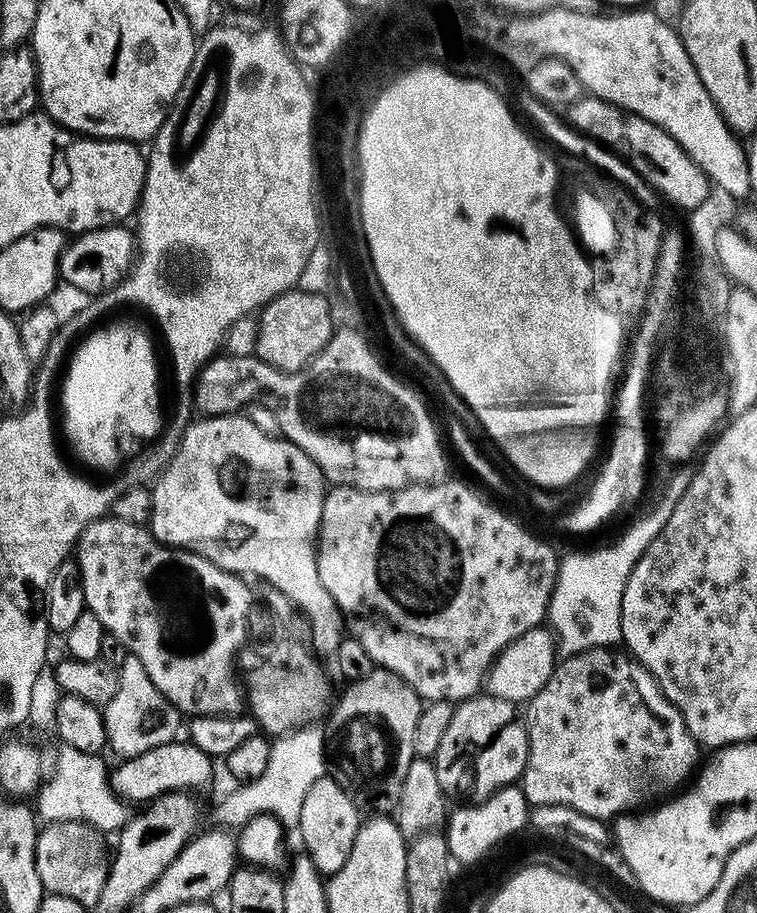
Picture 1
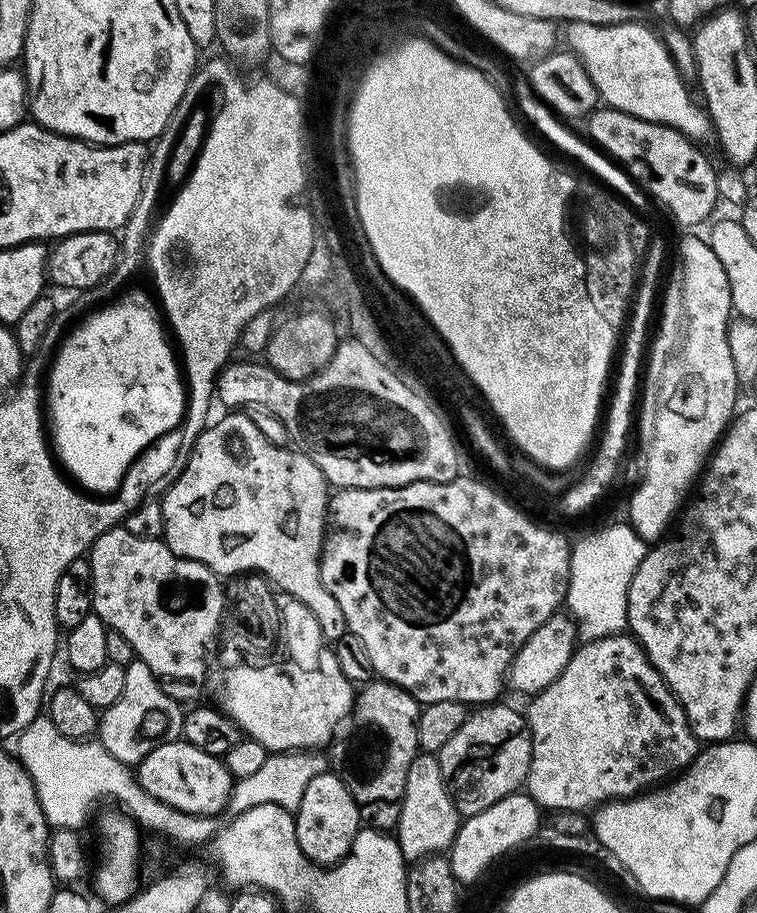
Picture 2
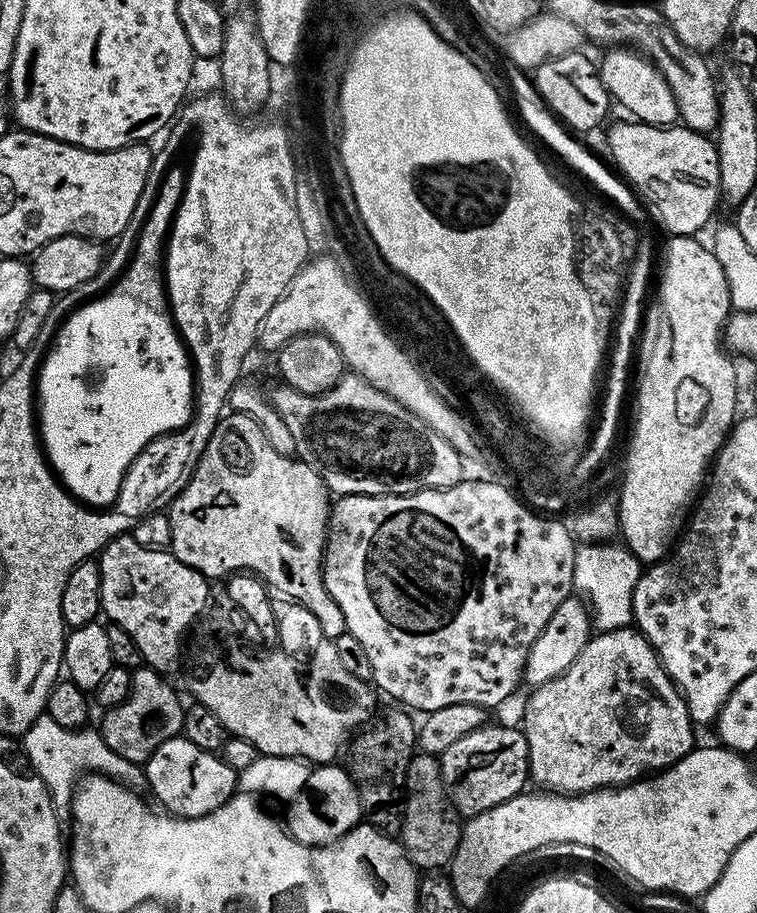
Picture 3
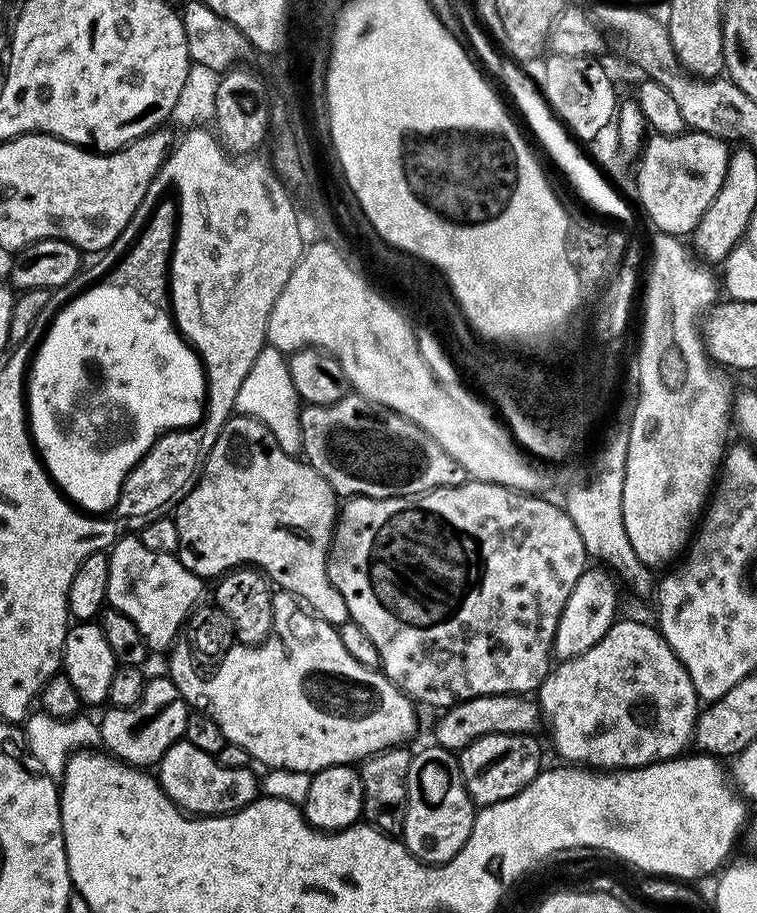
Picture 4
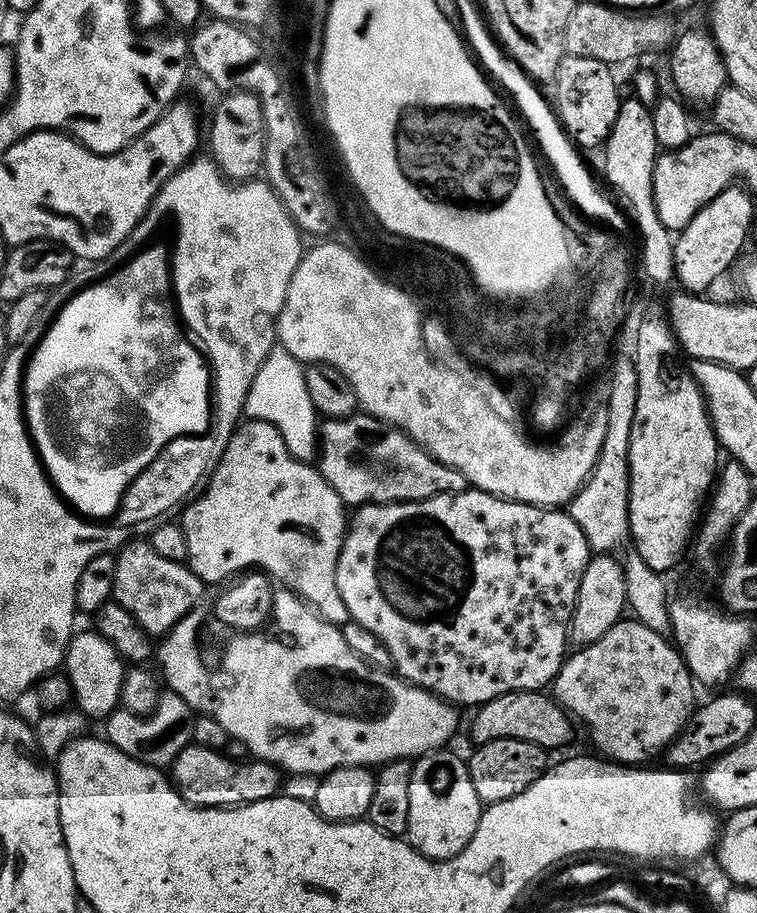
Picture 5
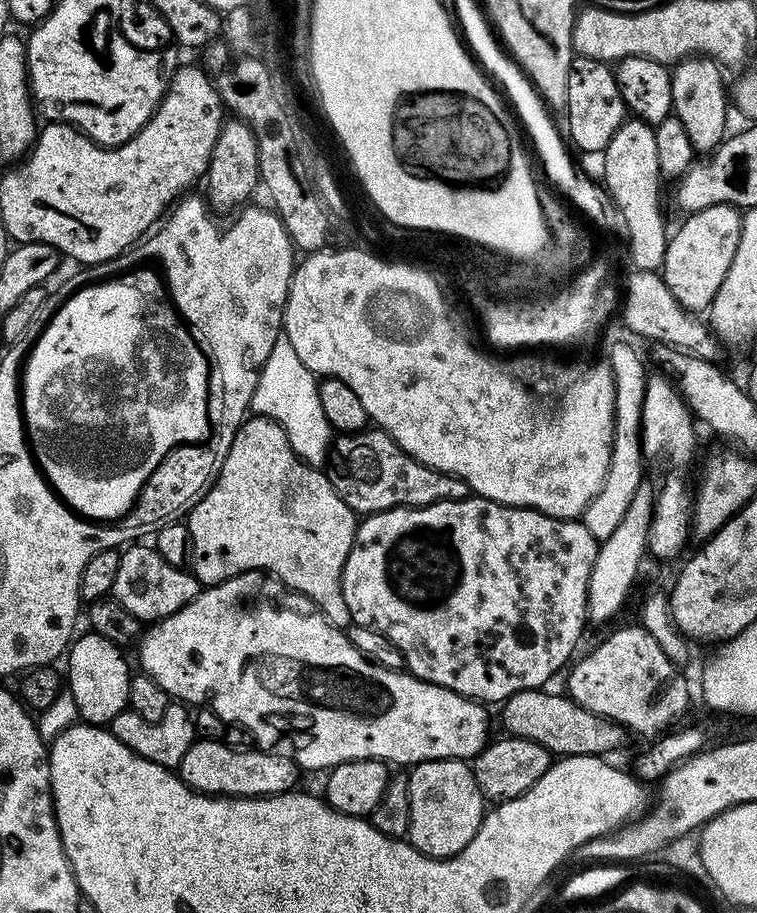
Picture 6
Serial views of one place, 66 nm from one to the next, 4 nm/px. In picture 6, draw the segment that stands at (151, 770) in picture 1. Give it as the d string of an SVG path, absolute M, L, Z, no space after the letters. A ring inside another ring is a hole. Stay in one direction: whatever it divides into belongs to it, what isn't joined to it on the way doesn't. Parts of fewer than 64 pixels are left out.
M223 740L192 741L190 750L182 754L182 762L178 766L178 775L182 783L196 792L204 792L208 796L281 796L283 792L291 792L297 787L296 779L302 775L295 759L291 755L279 756L271 750L261 750L255 746L246 750L230 750Z

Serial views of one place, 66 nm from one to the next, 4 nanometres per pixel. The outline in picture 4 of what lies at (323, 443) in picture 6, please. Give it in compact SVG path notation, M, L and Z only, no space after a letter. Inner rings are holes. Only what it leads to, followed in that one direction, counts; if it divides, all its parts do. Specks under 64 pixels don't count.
M266 344L255 358L235 398L237 415L254 417L274 434L278 446L291 456L299 455L301 446L300 399L290 379L287 357L276 347Z

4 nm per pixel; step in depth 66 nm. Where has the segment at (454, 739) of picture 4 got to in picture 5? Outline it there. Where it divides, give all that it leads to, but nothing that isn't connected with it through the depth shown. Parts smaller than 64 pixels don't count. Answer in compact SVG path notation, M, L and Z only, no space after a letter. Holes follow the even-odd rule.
M547 691L511 692L502 694L490 702L479 705L472 716L468 736L473 745L479 746L498 738L518 738L522 742L534 742L545 750L560 748L572 740L573 717Z

